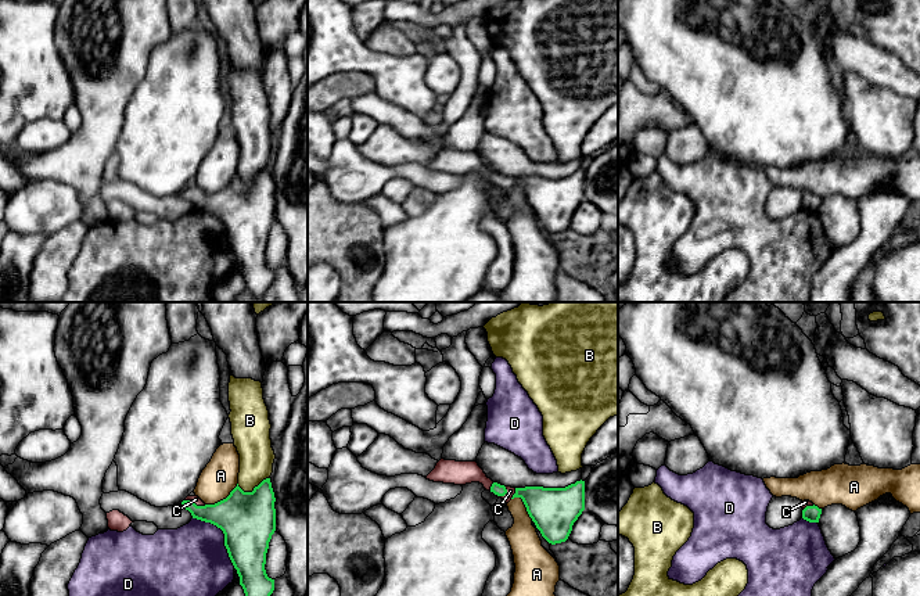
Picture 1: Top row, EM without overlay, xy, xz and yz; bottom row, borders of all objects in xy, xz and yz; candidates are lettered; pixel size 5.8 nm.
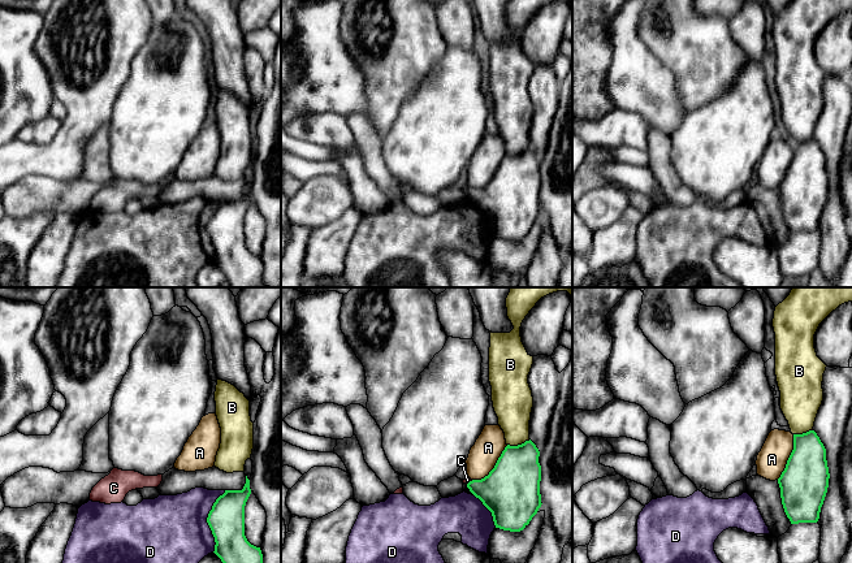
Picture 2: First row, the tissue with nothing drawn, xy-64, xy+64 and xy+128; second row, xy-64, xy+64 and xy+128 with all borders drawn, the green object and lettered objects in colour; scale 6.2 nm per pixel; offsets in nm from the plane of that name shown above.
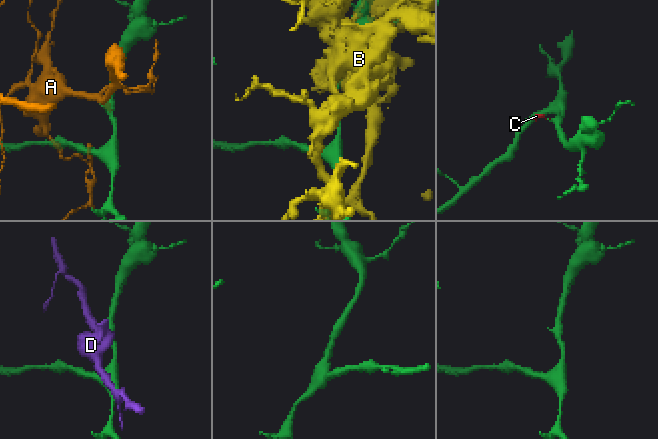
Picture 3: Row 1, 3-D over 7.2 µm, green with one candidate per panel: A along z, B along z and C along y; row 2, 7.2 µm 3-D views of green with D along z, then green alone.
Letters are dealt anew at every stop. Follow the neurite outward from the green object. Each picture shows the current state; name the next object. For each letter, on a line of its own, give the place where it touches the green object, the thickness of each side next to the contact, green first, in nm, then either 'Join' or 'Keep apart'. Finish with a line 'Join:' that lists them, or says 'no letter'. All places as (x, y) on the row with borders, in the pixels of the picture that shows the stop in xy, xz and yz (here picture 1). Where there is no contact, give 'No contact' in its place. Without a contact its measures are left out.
A: Touches green at xy (223, 499). Thickness 320 nm (green) against 200 nm. Keep apart
B: Touches green at xy (254, 489). Thickness 320 nm (green) against 200 nm. Keep apart
C: Touches green at xz (505, 494). Thickness 70 nm (green) against 50 nm. Join
D: Touches green at xy (225, 535). Thickness 320 nm (green) against 400 nm. Keep apart
Join: C

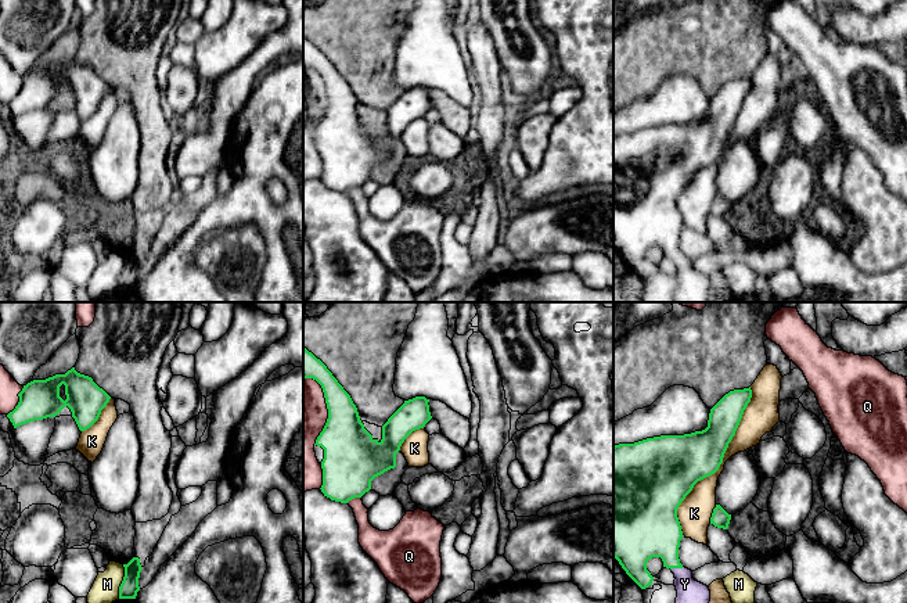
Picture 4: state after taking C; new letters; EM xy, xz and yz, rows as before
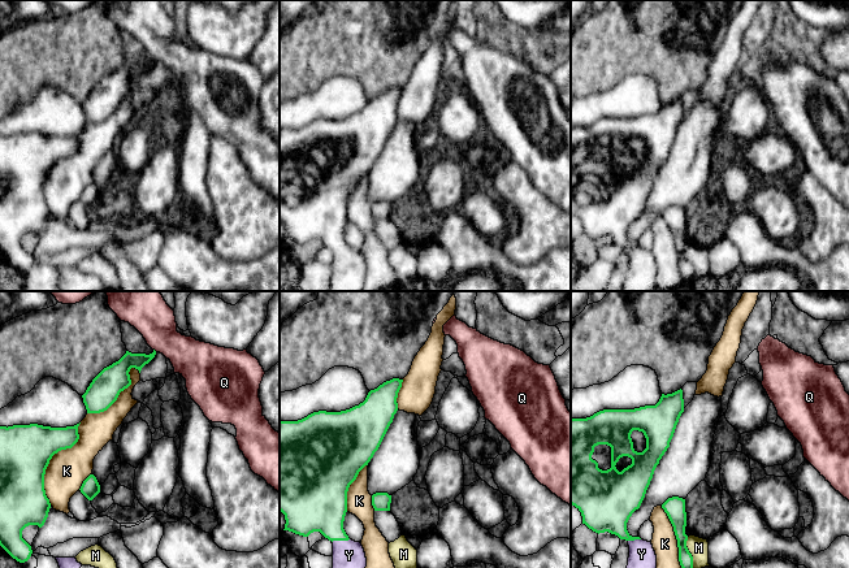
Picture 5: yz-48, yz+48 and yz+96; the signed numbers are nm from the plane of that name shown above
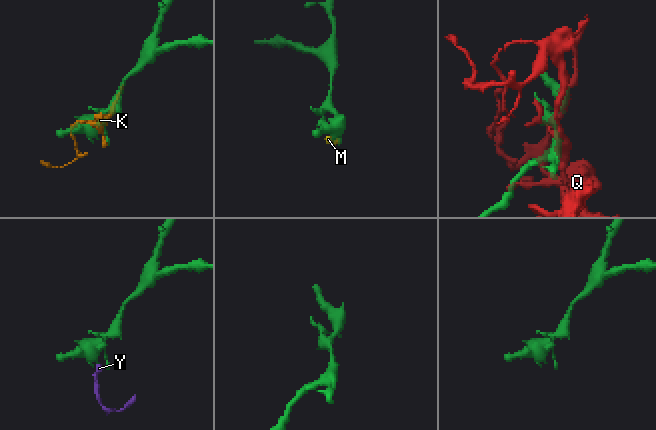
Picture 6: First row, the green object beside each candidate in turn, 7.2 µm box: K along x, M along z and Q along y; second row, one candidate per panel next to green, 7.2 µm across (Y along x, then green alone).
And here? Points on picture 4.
K: Touches green at yz (720, 463). Thickness 320 nm (green) against 170 nm. Keep apart
M: Touches green at xy (122, 581). Thickness 110 nm (green) against 160 nm. Keep apart
Q: Touches green at xy (20, 401). Thickness 220 nm (green) against 110 nm. Keep apart
Y: Touches green at yz (676, 567). Thickness 300 nm (green) against 140 nm. Join
Join: Y

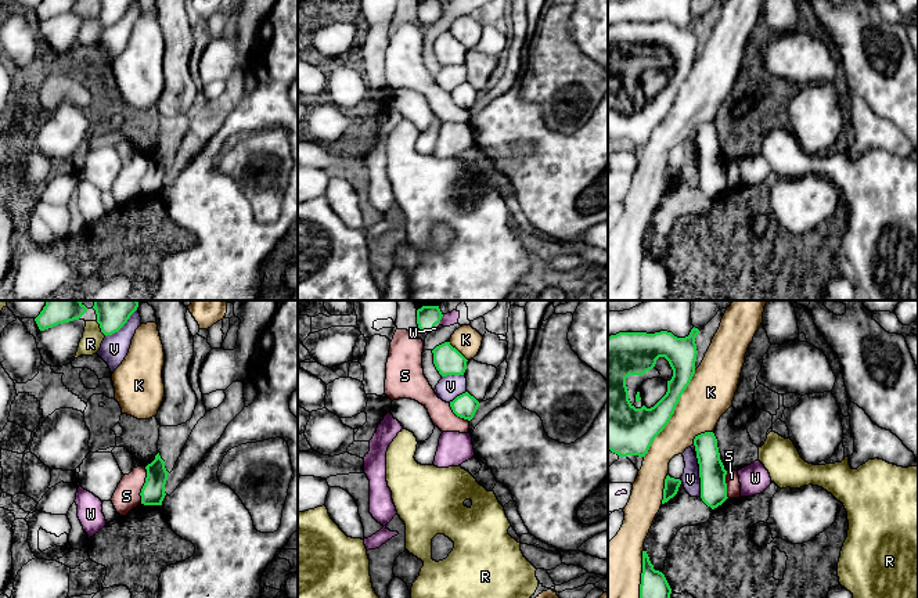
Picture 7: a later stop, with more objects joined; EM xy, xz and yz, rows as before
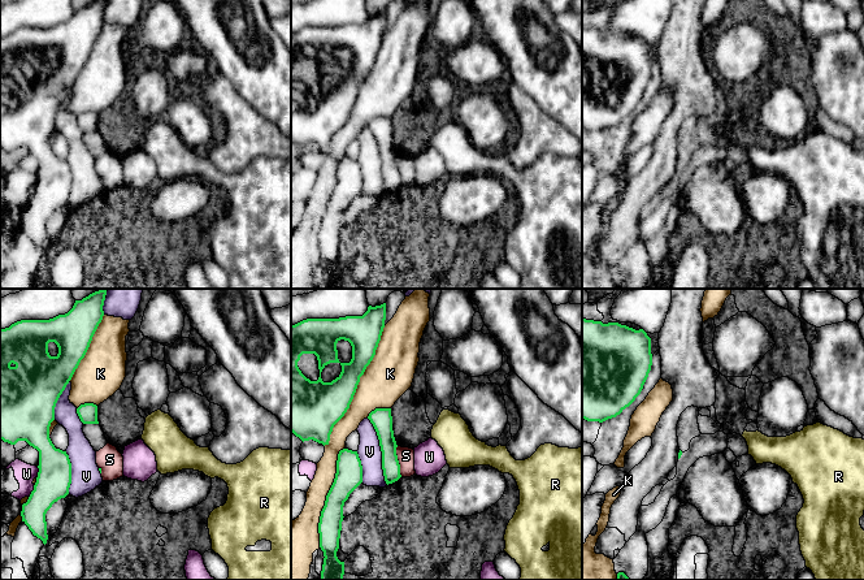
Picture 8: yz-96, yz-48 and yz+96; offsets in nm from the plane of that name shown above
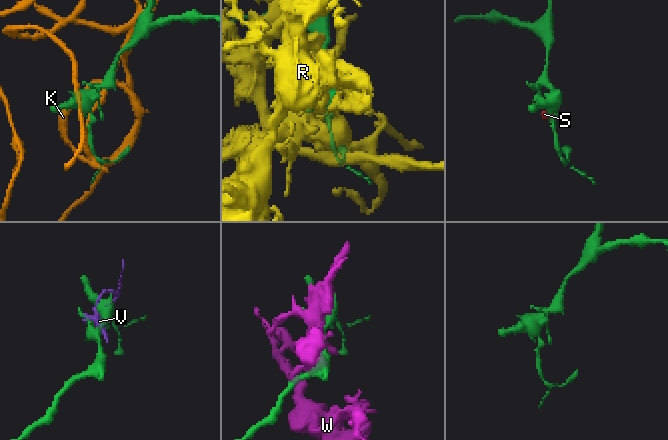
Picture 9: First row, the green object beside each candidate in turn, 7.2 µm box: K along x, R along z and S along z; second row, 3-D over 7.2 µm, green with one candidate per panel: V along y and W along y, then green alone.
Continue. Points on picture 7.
K: Touches green at yz (673, 413). Thickness 260 nm (green) against 280 nm. Keep apart
R: Touches green at xy (100, 327). Thickness 240 nm (green) against 120 nm. Keep apart
S: Touches green at xy (144, 485). Thickness 140 nm (green) against 150 nm. Keep apart
V: Touches green at xy (122, 325). Thickness 240 nm (green) against 160 nm. Keep apart
W: Touches green at xz (436, 323). Thickness 130 nm (green) against 80 nm. Keep apart
Join: no letter

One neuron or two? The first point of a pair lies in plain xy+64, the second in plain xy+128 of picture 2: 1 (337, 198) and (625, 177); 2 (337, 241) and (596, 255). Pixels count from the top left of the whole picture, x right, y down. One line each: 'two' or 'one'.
1: two
2: one

